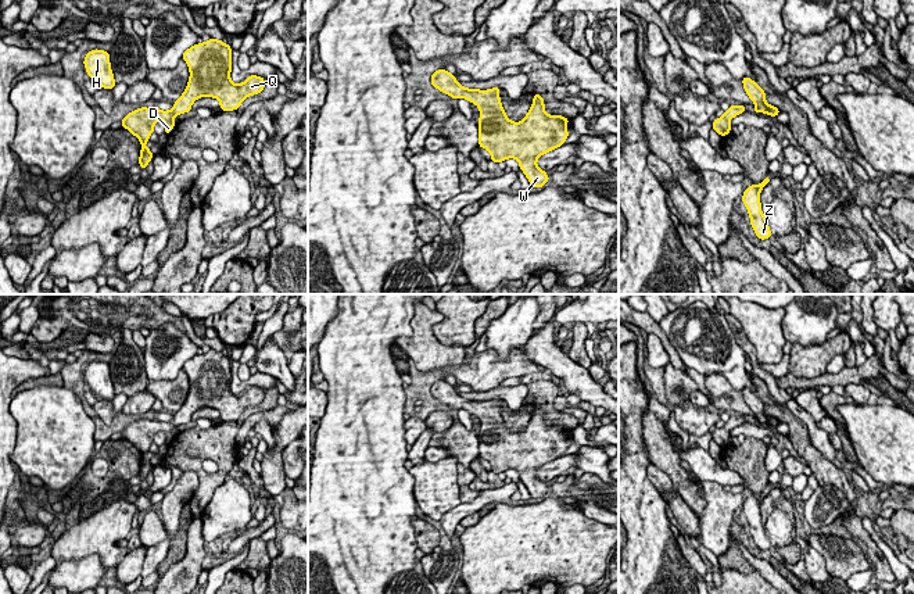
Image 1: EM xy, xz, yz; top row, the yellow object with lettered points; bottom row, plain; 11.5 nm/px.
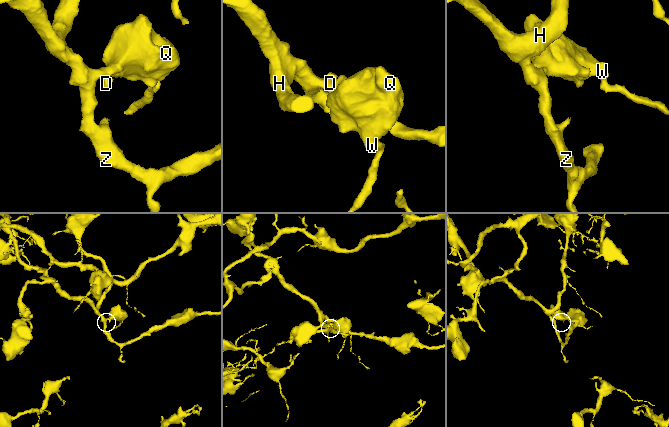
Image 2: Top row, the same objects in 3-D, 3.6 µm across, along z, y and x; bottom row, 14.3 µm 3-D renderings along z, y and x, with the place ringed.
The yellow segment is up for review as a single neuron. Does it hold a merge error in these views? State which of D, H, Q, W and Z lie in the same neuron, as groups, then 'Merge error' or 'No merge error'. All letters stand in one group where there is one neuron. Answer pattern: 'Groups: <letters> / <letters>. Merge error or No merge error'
Groups: D H Q W Z. No merge error

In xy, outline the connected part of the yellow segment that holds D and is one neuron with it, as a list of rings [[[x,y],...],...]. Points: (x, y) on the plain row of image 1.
[[[209,350],[208,353],[194,355],[187,359],[182,368],[190,382],[186,401],[173,419],[162,422],[158,419],[137,419],[122,430],[122,439],[126,439],[141,454],[139,475],[146,480],[153,469],[153,464],[144,455],[150,451],[157,432],[165,433],[166,446],[175,437],[175,427],[189,423],[191,415],[204,407],[219,411],[222,422],[237,421],[248,407],[258,405],[265,398],[265,390],[257,386],[248,387],[243,394],[234,396],[230,390],[232,359],[222,351]]]

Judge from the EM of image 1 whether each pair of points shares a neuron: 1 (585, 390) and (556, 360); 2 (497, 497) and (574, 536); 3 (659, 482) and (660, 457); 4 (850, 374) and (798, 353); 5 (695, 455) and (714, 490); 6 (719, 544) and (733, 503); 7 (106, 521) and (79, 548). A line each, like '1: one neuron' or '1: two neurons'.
1: one neuron
2: two neurons
3: two neurons
4: two neurons
5: two neurons
6: one neuron
7: one neuron

